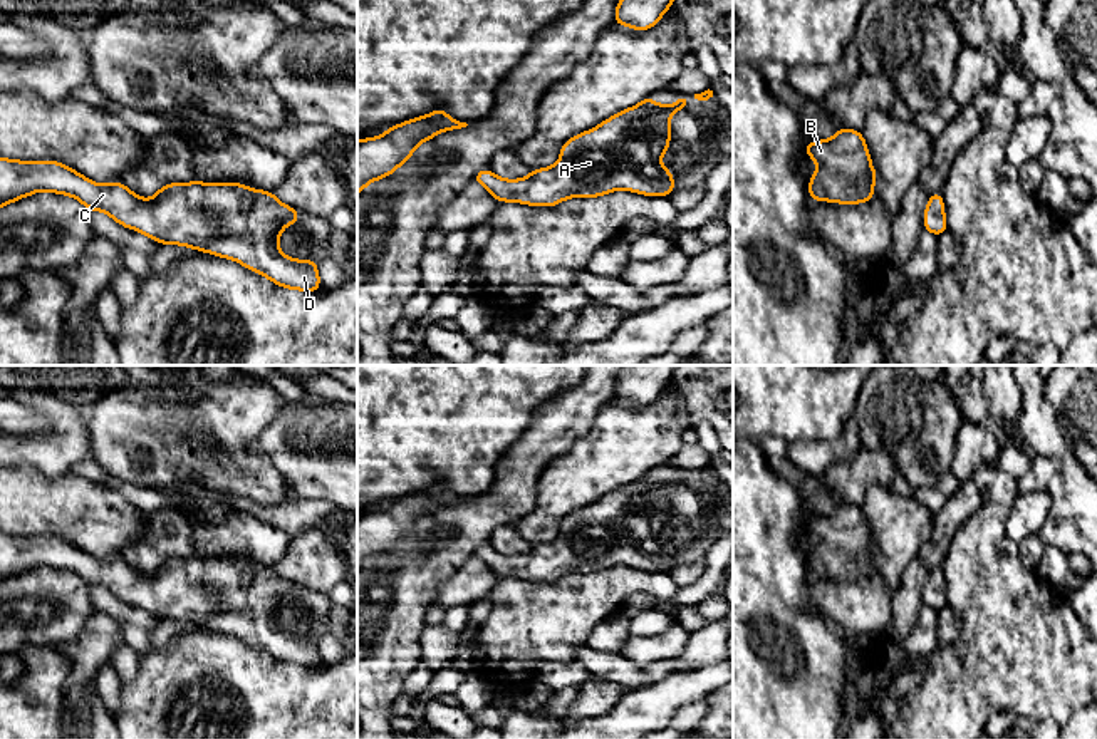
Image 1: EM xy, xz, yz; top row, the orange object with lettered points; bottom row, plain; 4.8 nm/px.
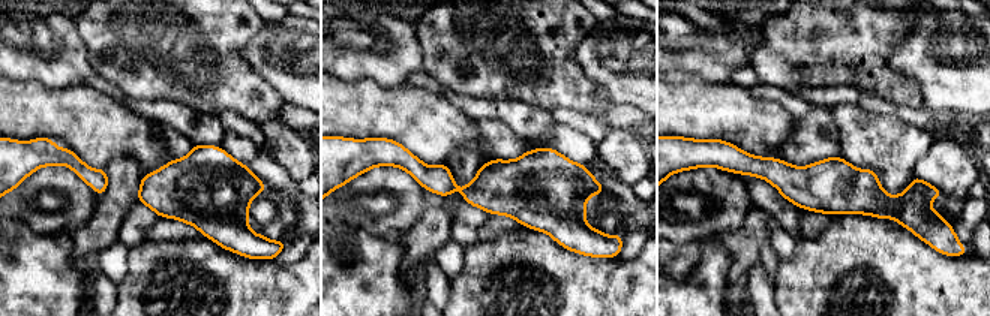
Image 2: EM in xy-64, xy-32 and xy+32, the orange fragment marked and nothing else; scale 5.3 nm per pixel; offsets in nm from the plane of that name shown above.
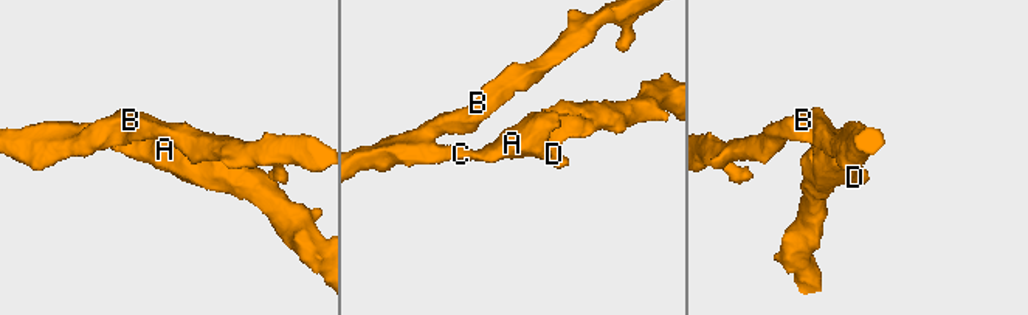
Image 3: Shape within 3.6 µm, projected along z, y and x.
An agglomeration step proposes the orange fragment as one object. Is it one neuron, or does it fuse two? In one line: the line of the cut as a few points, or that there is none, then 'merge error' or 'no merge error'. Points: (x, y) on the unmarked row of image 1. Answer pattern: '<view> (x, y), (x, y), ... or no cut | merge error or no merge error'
no cut | no merge error

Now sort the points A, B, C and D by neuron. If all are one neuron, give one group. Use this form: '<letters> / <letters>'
A B C D

